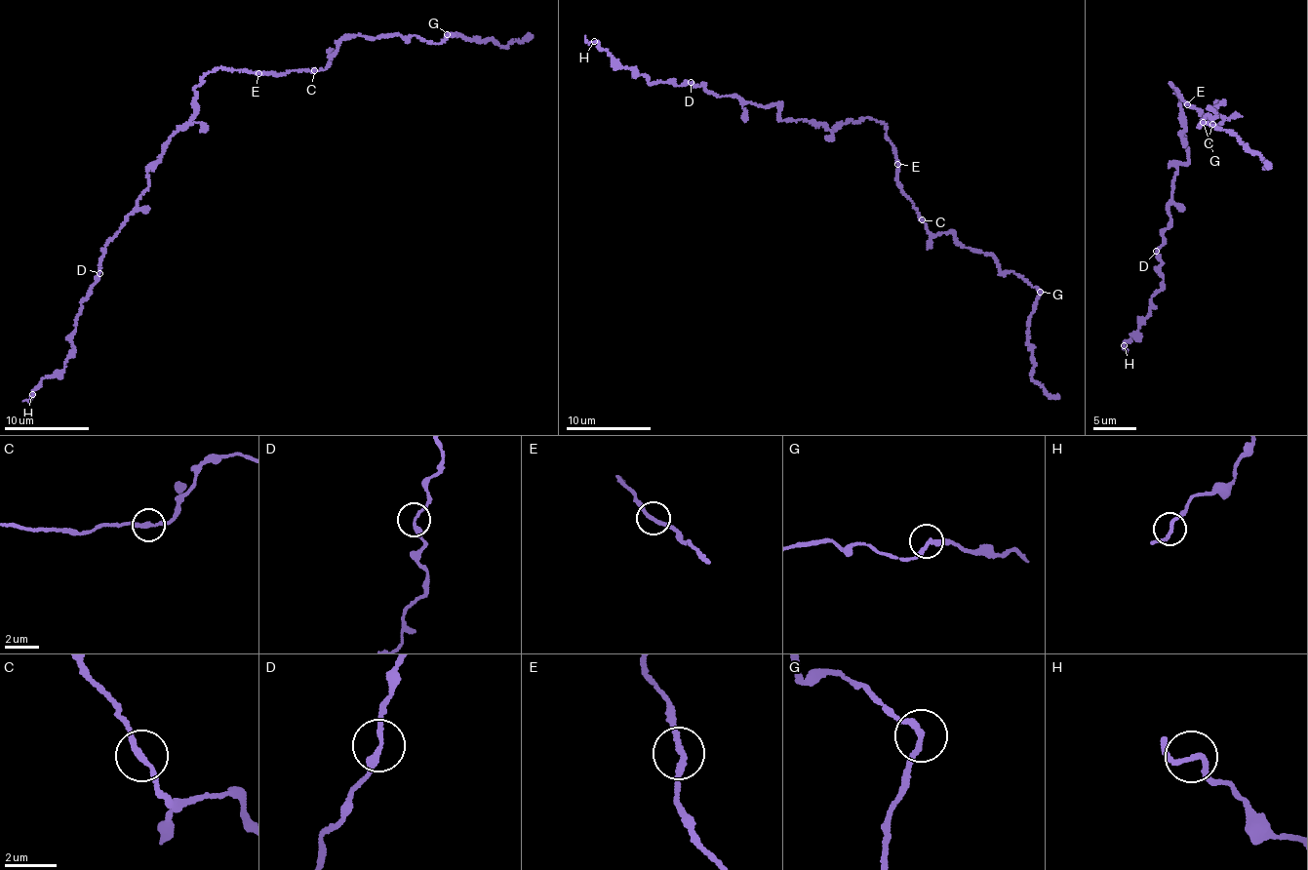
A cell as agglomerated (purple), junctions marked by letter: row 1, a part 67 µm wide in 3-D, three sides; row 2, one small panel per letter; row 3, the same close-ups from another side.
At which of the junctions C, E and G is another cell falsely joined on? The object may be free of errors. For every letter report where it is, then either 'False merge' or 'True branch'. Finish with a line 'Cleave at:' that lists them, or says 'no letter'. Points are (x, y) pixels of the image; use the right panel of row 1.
C: Place: (1212, 124). True branch
E: Place: (1187, 104). True branch
G: Place: (1203, 122). True branch
Cleave at: no letter

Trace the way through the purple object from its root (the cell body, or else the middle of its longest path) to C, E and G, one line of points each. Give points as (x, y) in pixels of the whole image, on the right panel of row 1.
C: (1172, 88), (1170, 84), (1177, 88), (1183, 100), (1201, 110), (1203, 116), (1209, 118), (1212, 124)
E: (1172, 88), (1187, 104)
G: (1172, 88), (1213, 126), (1222, 102), (1203, 122)

